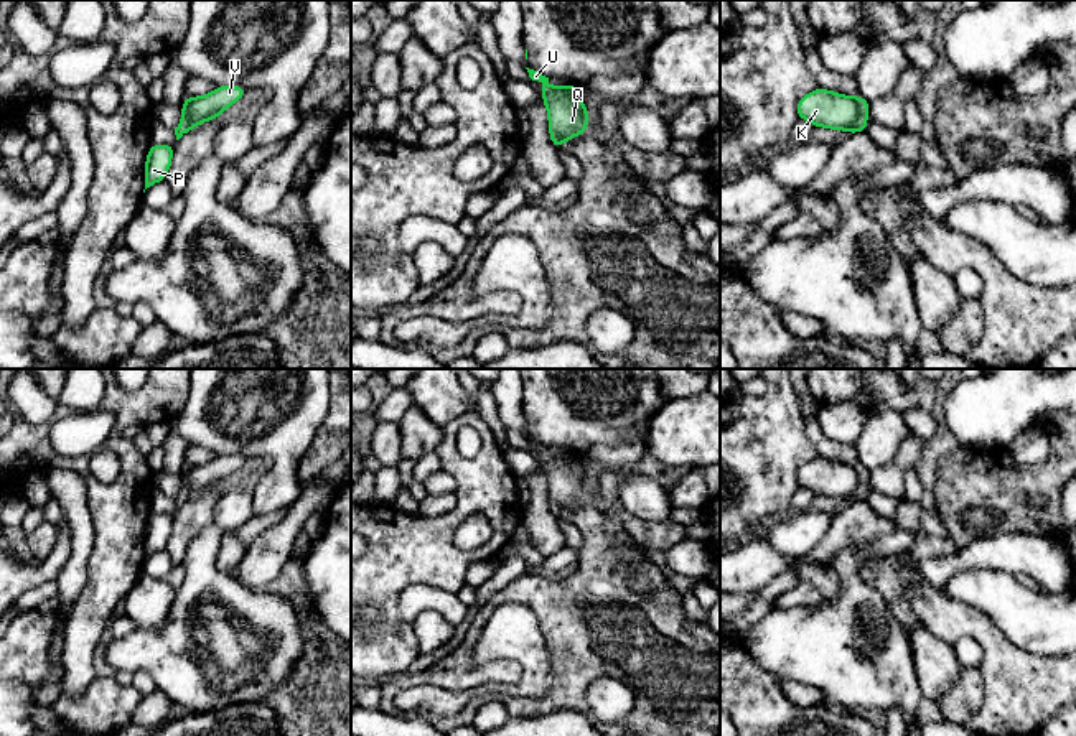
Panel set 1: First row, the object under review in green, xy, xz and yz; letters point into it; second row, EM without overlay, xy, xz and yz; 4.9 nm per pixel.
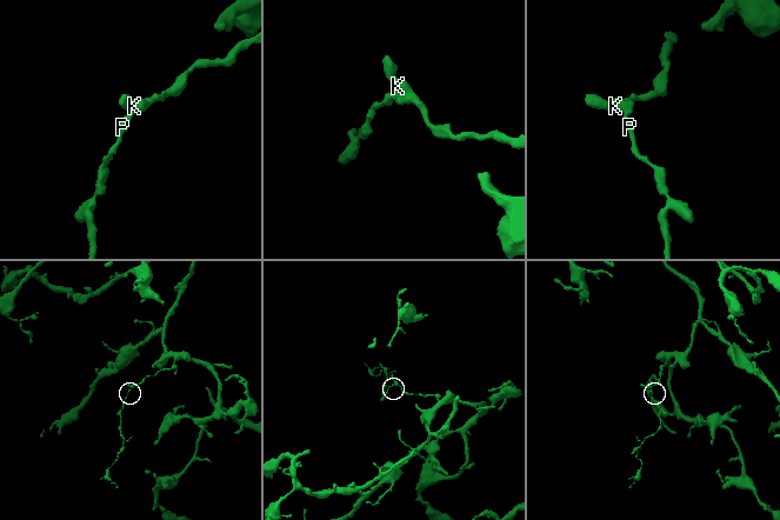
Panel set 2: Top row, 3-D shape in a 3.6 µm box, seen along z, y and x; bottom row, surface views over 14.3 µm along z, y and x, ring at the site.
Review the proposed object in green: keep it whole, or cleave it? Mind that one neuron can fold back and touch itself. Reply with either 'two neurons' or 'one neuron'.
two neurons

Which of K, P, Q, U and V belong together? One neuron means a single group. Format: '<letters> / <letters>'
K Q U V / P

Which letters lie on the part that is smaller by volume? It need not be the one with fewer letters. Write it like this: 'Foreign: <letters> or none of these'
Foreign: P

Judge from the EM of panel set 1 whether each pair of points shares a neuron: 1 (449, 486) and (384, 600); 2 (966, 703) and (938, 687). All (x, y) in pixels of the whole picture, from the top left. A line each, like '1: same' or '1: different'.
1: different
2: different

